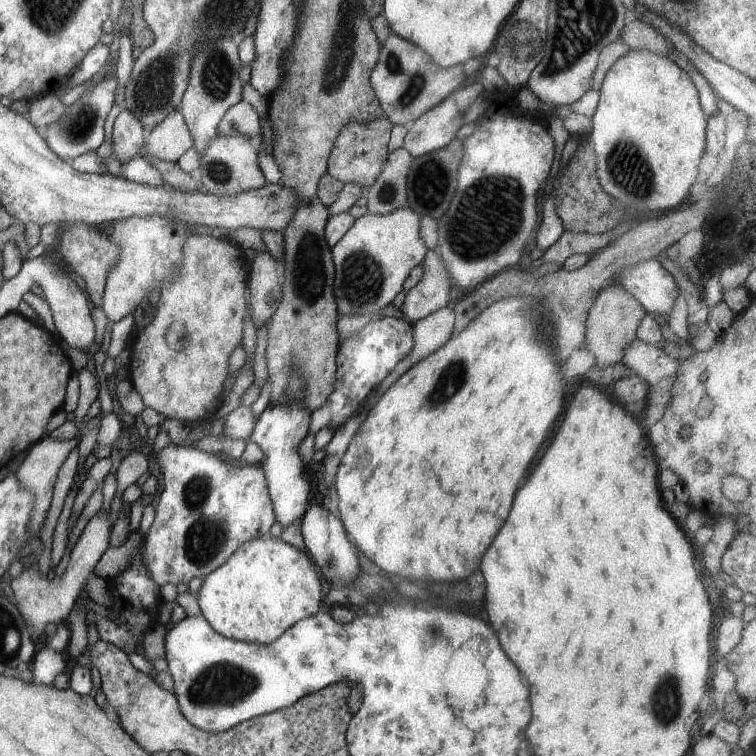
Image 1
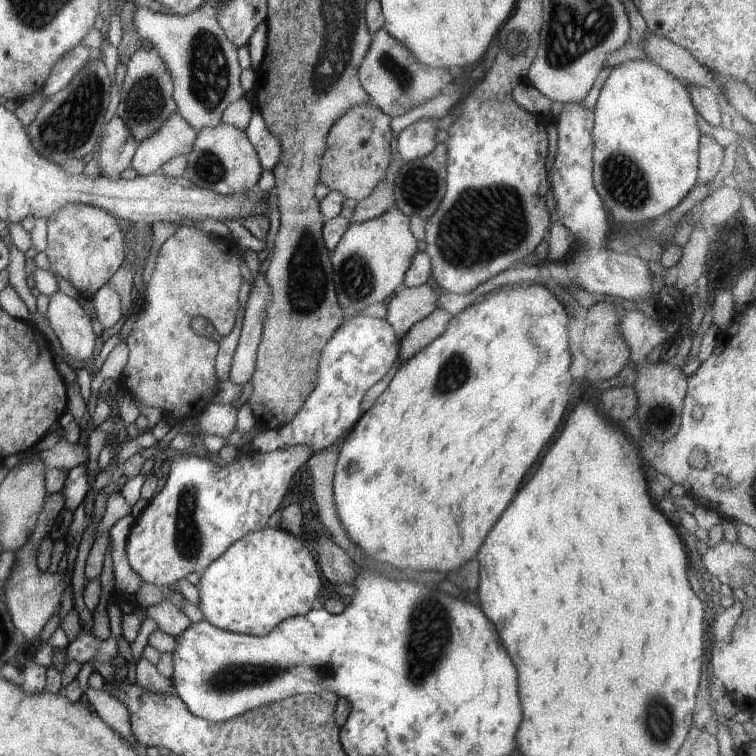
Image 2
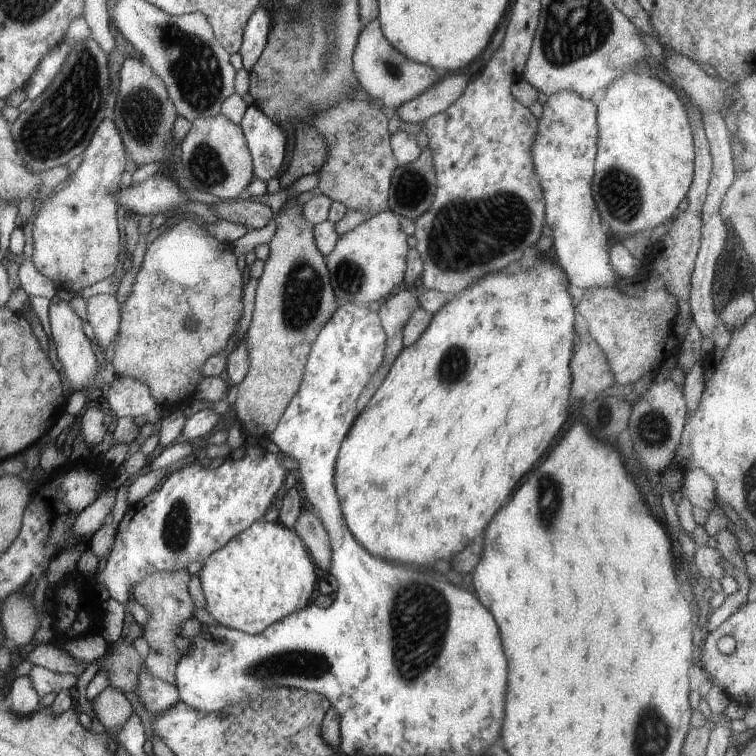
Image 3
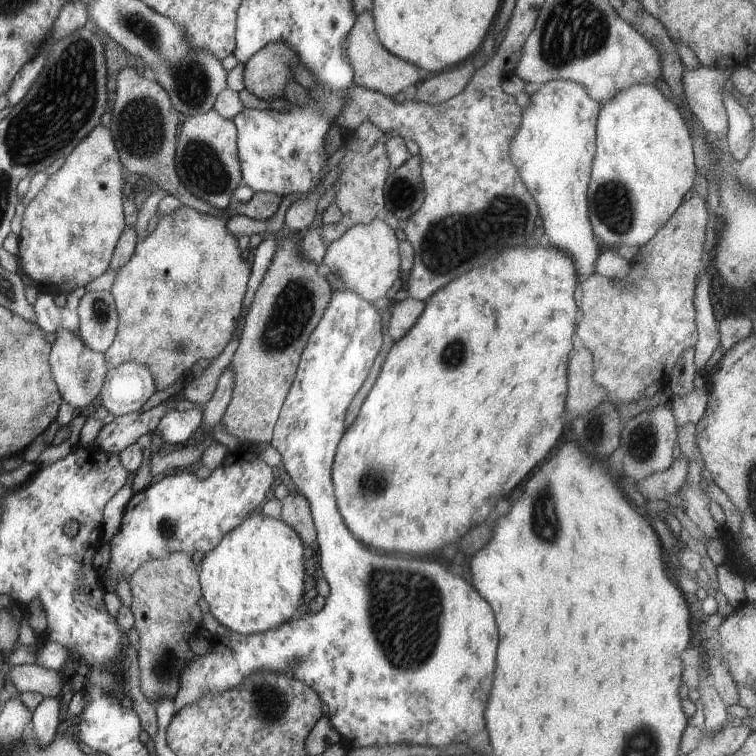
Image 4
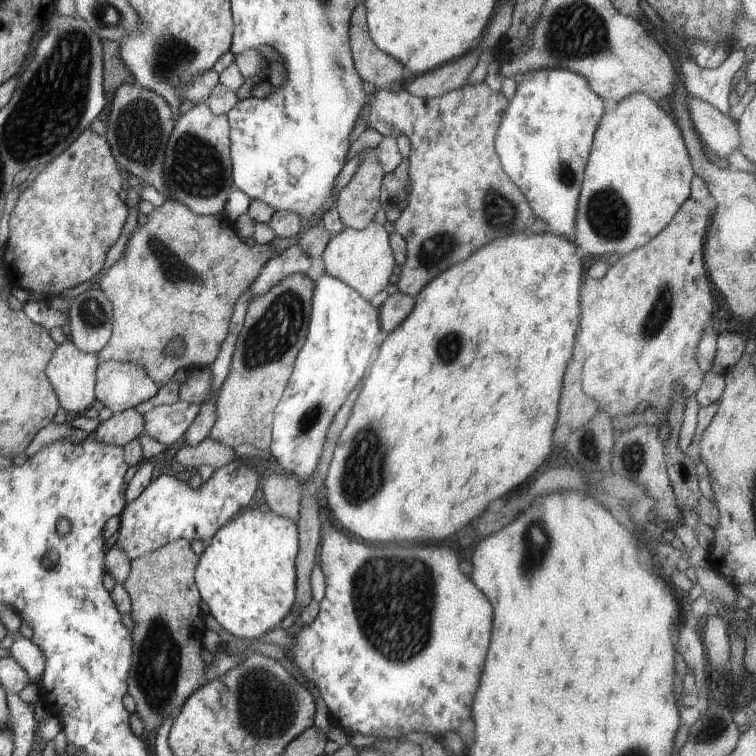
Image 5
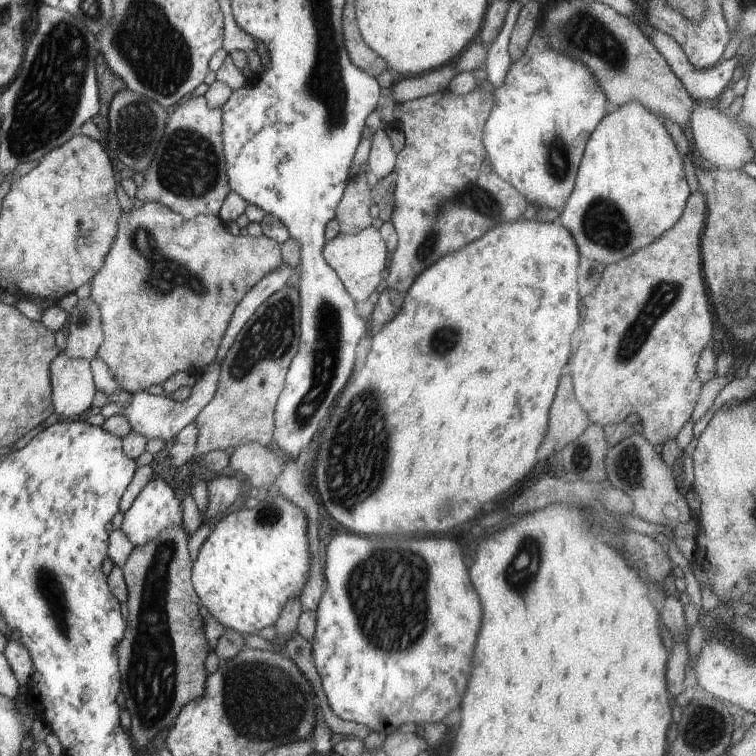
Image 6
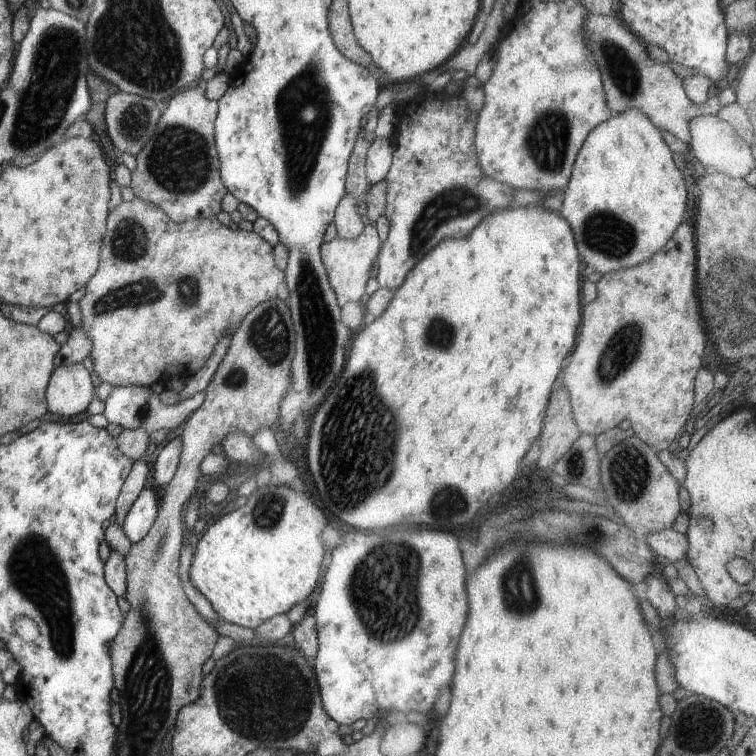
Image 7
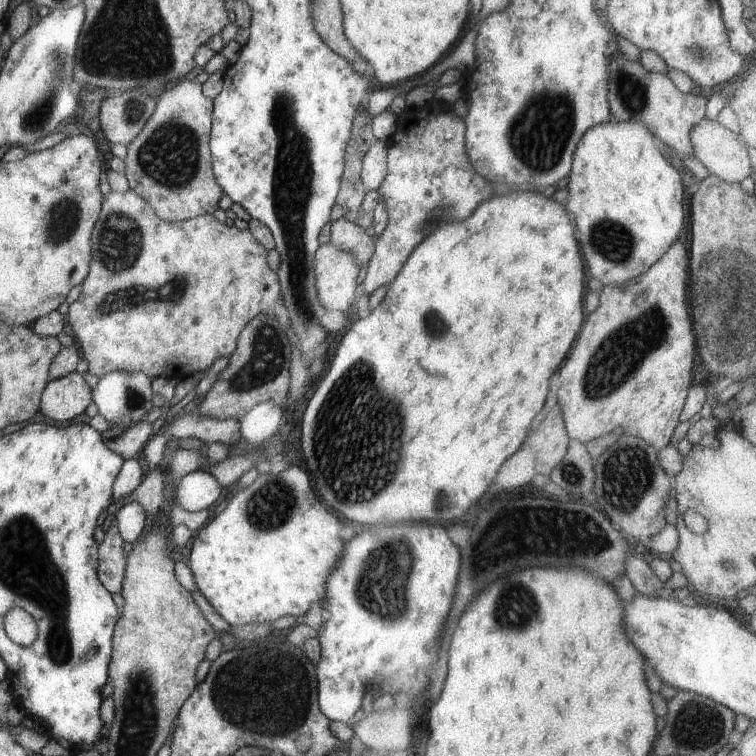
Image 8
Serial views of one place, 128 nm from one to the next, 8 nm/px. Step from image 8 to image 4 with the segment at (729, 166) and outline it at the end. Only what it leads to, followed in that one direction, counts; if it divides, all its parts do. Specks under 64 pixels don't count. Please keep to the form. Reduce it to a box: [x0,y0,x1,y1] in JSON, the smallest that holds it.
[682,67,731,138]

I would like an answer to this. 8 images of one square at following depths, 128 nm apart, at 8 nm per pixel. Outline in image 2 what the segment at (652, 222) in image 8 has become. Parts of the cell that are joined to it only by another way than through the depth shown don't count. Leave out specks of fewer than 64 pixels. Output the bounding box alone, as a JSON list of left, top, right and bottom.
[591,58,701,228]

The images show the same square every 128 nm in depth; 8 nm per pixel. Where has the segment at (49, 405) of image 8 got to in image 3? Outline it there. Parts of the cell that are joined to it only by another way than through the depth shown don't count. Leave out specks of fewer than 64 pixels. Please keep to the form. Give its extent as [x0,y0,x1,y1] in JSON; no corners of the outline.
[46,295,116,392]

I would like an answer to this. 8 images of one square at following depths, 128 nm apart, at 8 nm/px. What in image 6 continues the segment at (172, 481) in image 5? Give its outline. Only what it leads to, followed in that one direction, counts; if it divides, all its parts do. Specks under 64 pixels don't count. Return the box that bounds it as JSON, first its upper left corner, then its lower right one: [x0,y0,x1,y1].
[120,475,246,546]

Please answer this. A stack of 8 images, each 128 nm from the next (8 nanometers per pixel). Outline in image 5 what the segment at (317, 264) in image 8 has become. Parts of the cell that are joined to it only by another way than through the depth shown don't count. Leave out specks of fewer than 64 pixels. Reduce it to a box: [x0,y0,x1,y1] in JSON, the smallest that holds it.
[320,221,396,301]

